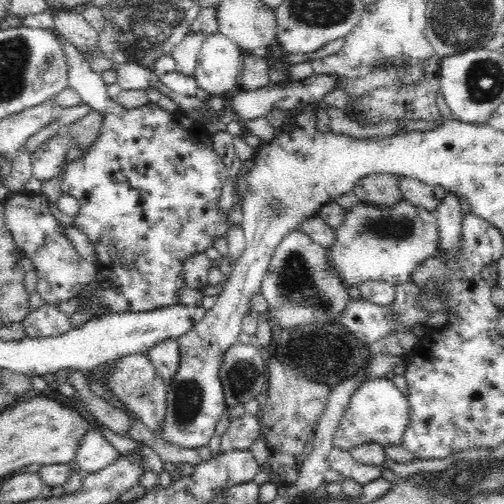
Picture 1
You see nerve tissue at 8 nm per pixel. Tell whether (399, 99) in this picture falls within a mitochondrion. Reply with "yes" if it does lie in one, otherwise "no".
no

